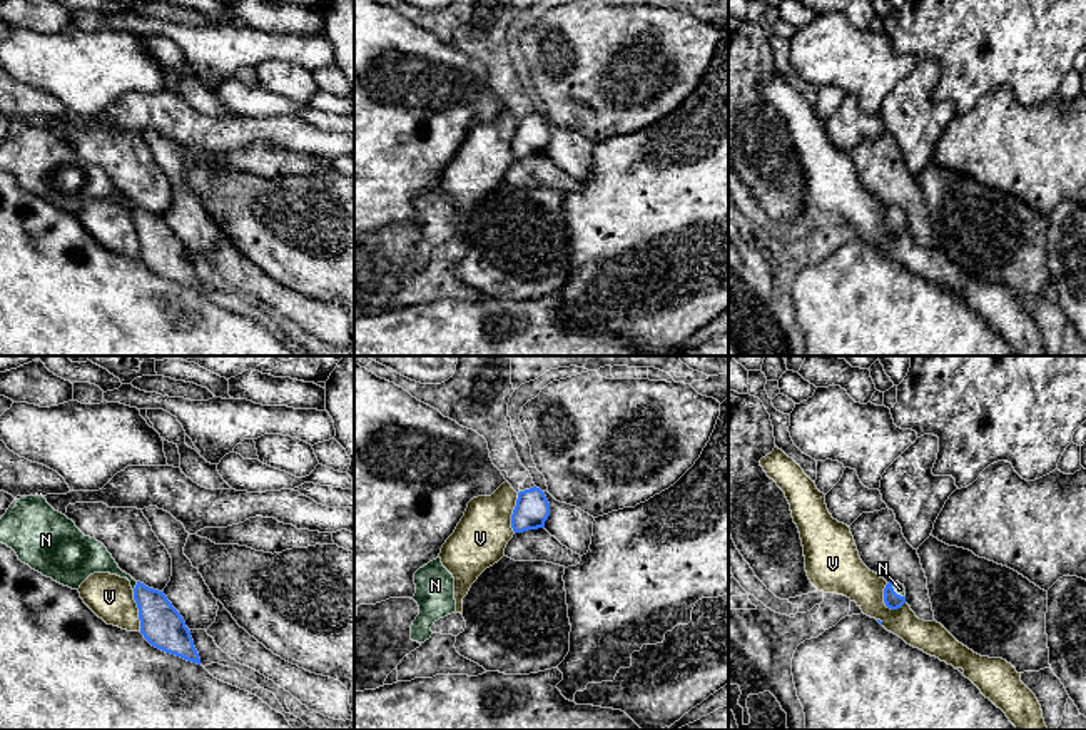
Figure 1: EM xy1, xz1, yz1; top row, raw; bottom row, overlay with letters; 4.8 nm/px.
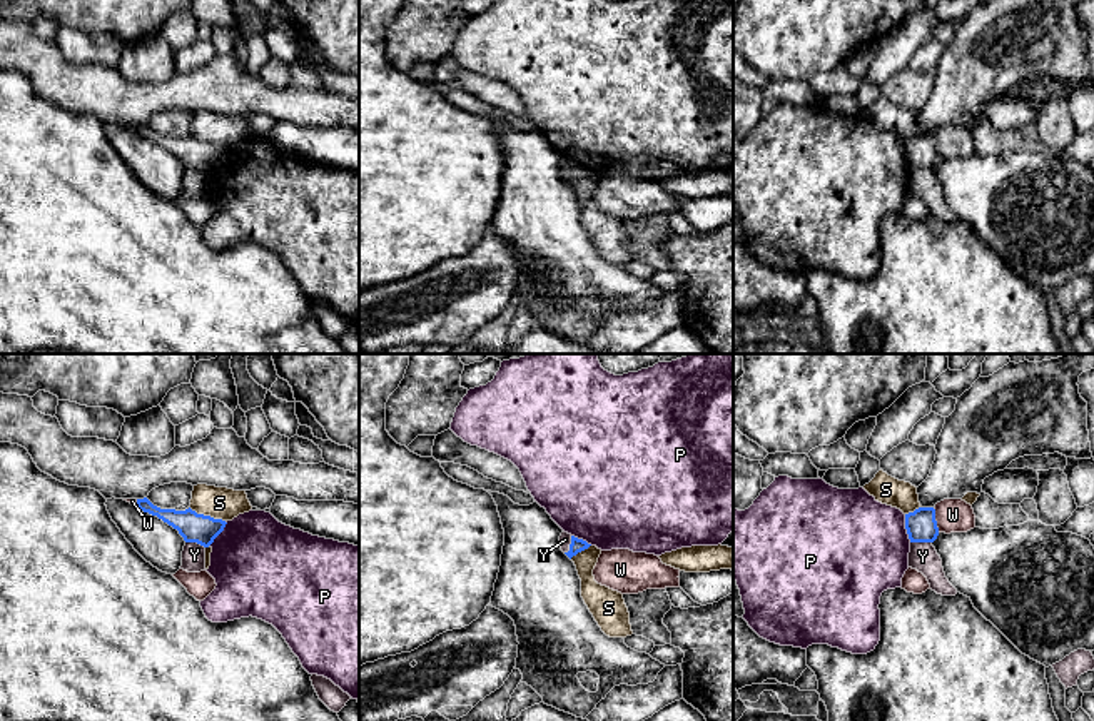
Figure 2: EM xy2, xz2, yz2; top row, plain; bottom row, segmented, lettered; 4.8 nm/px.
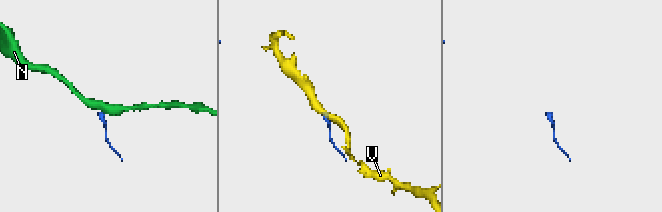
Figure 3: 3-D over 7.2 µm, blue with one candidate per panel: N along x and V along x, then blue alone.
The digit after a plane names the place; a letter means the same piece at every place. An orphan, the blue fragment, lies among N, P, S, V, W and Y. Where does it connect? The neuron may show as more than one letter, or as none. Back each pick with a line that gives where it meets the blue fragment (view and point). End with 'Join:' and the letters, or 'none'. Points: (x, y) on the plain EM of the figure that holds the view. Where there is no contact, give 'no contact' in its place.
N: xy1 (136, 211)
Join: N

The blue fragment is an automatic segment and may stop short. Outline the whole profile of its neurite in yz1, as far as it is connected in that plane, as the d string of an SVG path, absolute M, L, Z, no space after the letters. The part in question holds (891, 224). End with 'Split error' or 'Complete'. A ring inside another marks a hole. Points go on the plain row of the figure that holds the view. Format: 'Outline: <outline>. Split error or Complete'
Outline: M889 207L884 214L884 229L891 236L897 236L906 229L906 214L899 207Z. Split error

